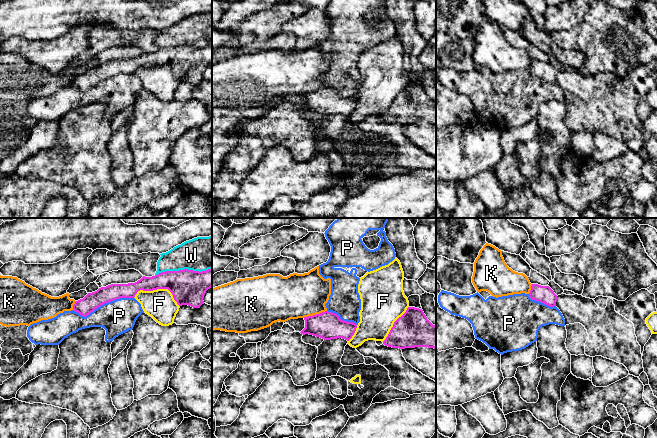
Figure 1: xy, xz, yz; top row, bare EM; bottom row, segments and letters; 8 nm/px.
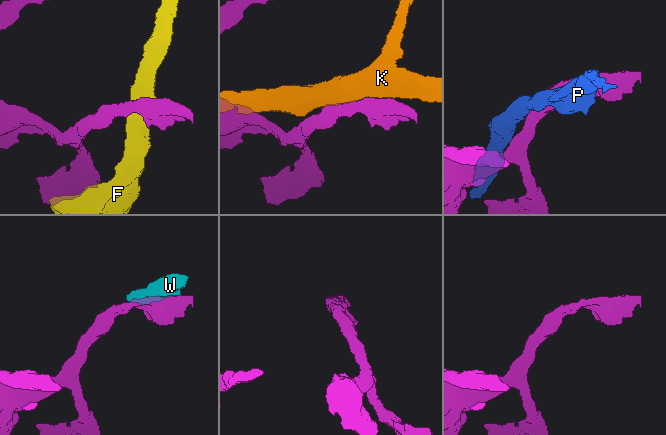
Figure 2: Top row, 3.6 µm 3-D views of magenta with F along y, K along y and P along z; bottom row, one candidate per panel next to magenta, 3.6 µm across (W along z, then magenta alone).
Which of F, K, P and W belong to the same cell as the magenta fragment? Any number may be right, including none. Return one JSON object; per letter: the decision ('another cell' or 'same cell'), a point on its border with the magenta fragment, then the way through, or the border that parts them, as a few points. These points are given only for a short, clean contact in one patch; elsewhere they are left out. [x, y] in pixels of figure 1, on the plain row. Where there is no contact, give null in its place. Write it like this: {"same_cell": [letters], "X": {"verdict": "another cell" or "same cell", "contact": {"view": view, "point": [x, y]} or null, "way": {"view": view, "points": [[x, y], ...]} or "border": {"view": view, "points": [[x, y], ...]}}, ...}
{"same_cell": [], "F": {"verdict": "another cell", "contact": {"view": "xy", "point": [158, 64]}}, "K": {"verdict": "another cell", "contact": {"view": "xz", "point": [314, 91]}}, "P": {"verdict": "another cell", "contact": {"view": "xy", "point": [102, 80]}}, "W": {"verdict": "another cell", "contact": {"view": "xy", "point": [184, 45]}}}

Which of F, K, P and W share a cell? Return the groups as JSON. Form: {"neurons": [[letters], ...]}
{"neurons": [["F"], ["K"], ["P"], ["W"]]}

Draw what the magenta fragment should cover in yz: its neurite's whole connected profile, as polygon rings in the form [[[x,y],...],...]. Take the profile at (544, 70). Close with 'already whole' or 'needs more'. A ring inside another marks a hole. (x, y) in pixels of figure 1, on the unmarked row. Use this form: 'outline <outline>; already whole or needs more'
outline [[[532,60],[529,73],[550,83],[556,82],[557,71],[549,62]]]; already whole

